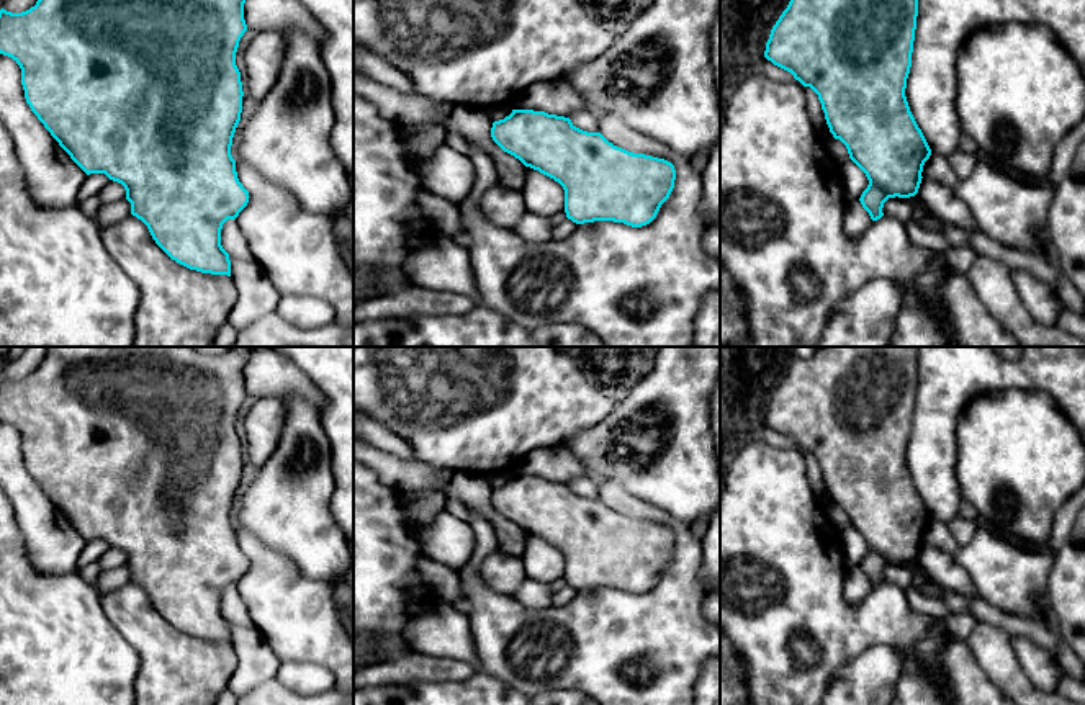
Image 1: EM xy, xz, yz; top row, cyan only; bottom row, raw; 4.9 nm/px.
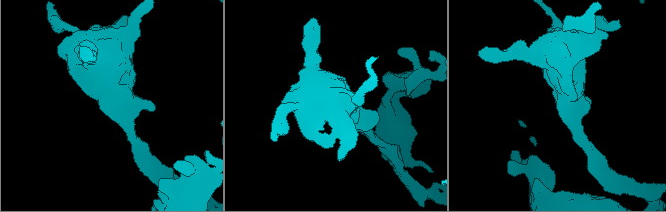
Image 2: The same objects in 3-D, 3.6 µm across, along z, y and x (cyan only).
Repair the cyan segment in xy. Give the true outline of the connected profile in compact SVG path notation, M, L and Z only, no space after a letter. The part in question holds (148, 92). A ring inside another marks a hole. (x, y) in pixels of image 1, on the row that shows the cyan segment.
M38 0L34 7L21 13L11 13L7 10L0 10L0 54L11 57L21 69L21 85L25 90L26 103L31 111L38 116L38 119L44 124L44 128L51 132L51 136L59 142L59 146L70 155L70 159L87 173L105 173L110 180L118 182L126 190L126 200L131 203L131 214L141 219L155 244L177 263L196 270L201 273L211 275L227 275L231 276L231 260L229 254L221 245L221 229L227 219L236 219L239 213L249 203L249 191L242 186L236 172L236 160L231 155L232 137L236 128L241 121L242 113L242 82L241 72L236 65L236 52L239 47L239 41L247 31L247 25L244 20L244 3L245 0Z

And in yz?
M790 0L766 43L764 57L818 95L830 132L846 146L849 159L866 173L869 185L859 201L872 221L884 216L882 208L889 198L918 193L923 165L931 155L905 97L916 16L918 0Z

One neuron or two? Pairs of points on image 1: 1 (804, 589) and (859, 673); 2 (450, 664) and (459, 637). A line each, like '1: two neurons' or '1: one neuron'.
1: two neurons
2: two neurons

